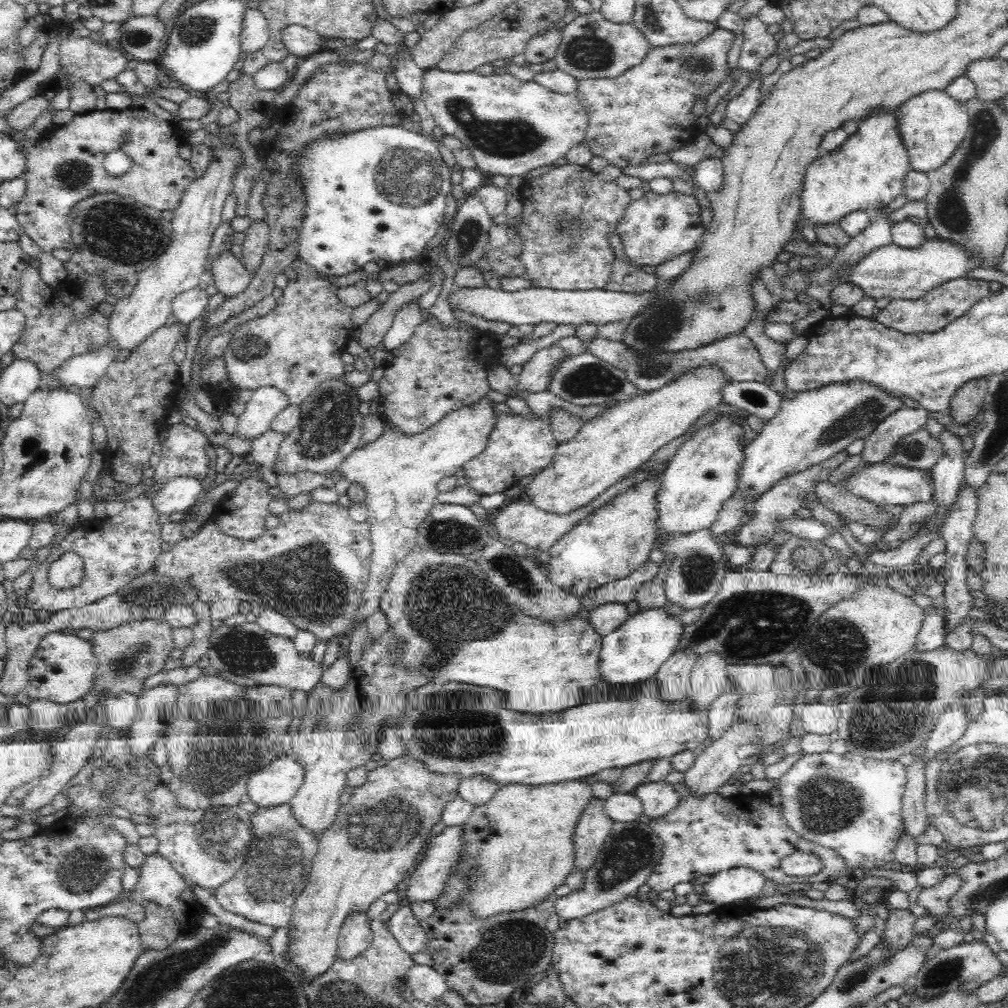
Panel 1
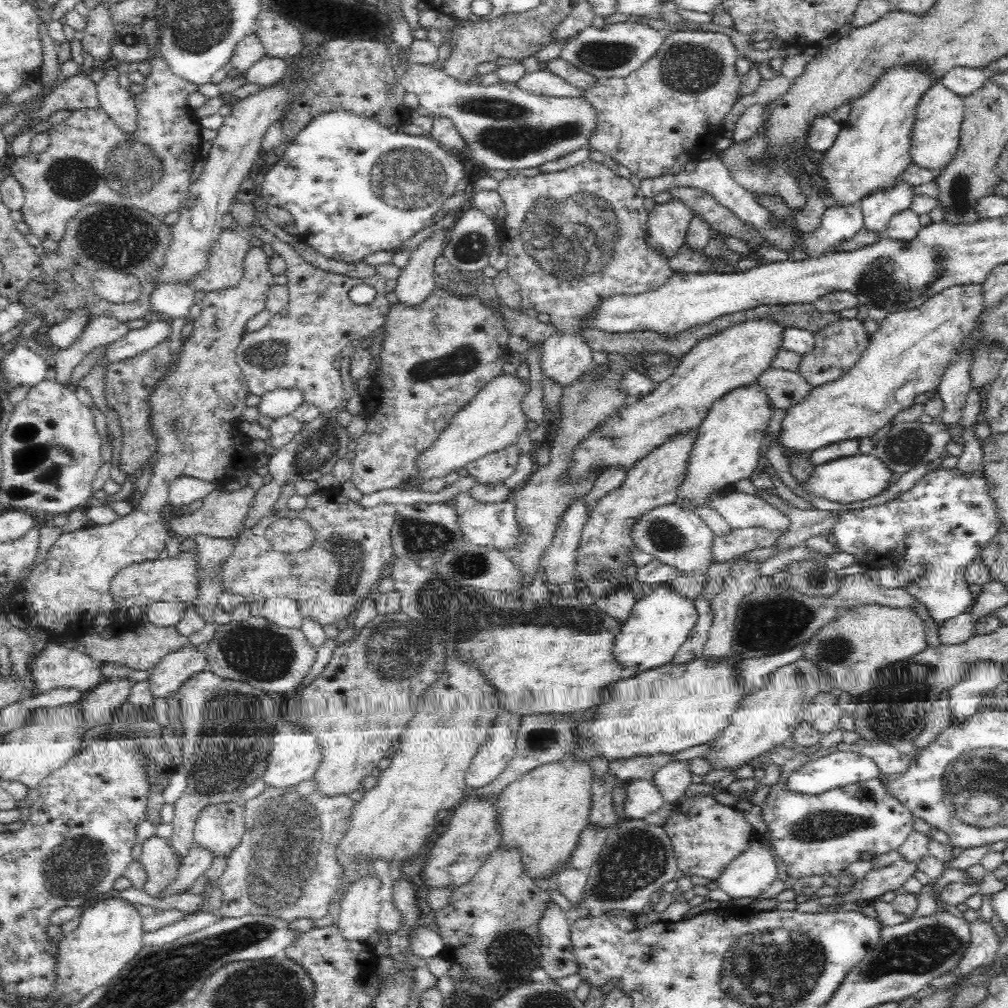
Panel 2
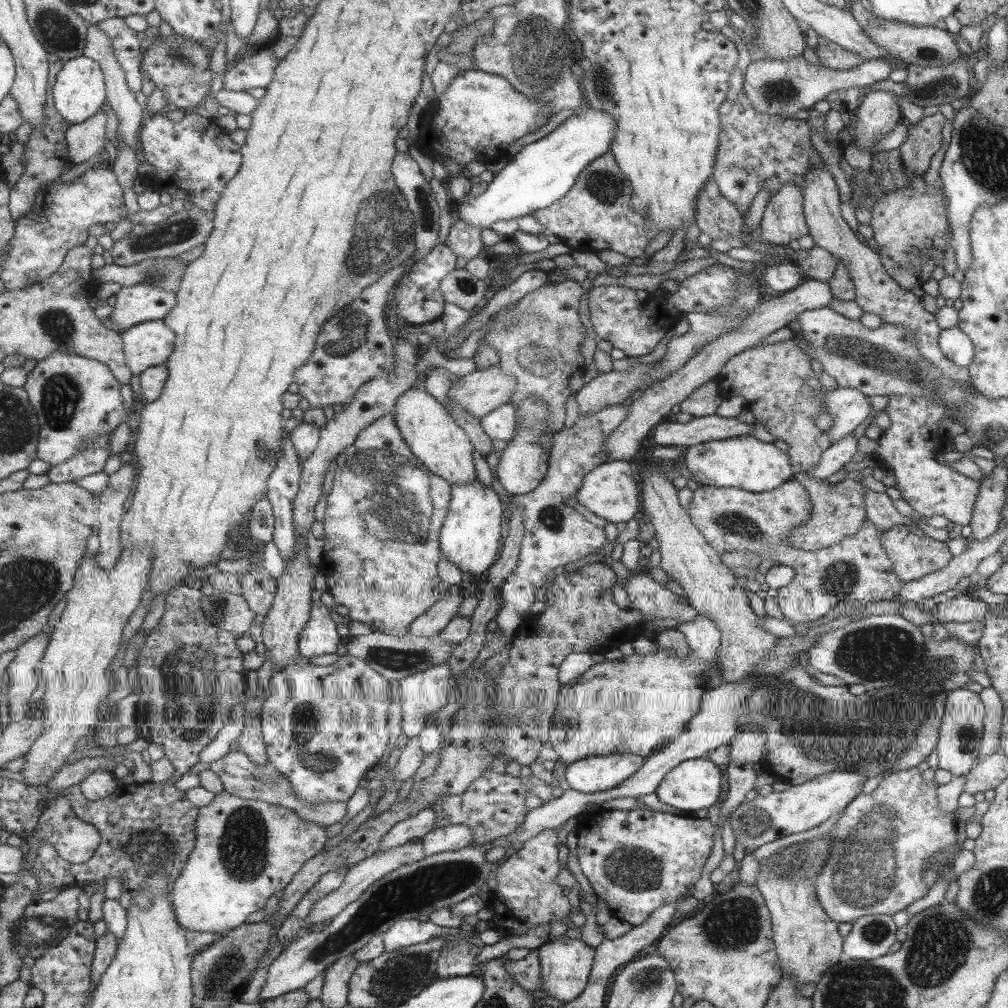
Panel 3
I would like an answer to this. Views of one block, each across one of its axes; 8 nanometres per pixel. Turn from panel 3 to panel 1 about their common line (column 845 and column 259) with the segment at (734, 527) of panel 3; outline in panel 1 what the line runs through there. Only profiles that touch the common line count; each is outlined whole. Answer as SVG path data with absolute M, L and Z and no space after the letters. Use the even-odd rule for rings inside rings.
M312 501L297 511L286 508L283 513L280 513L279 518L280 521L275 528L267 528L262 536L254 540L238 539L220 532L219 528L216 526L215 519L212 518L205 527L200 527L195 537L190 539L183 538L178 541L170 551L163 552L158 556L153 564L142 574L139 574L138 577L146 576L146 574L155 574L156 578L164 576L168 579L172 578L180 582L187 582L187 585L191 586L196 591L198 599L209 603L215 600L233 598L240 599L241 601L247 600L248 602L262 600L262 604L264 604L265 607L272 608L278 613L283 614L283 616L286 616L293 624L296 624L299 630L312 632L313 635L317 637L318 641L329 641L333 636L349 633L354 618L357 616L357 611L361 606L362 596L369 579L372 550L370 523L368 523L367 520L362 522L354 520L348 513L348 507L344 507L342 504L338 503L338 501L330 504Z

